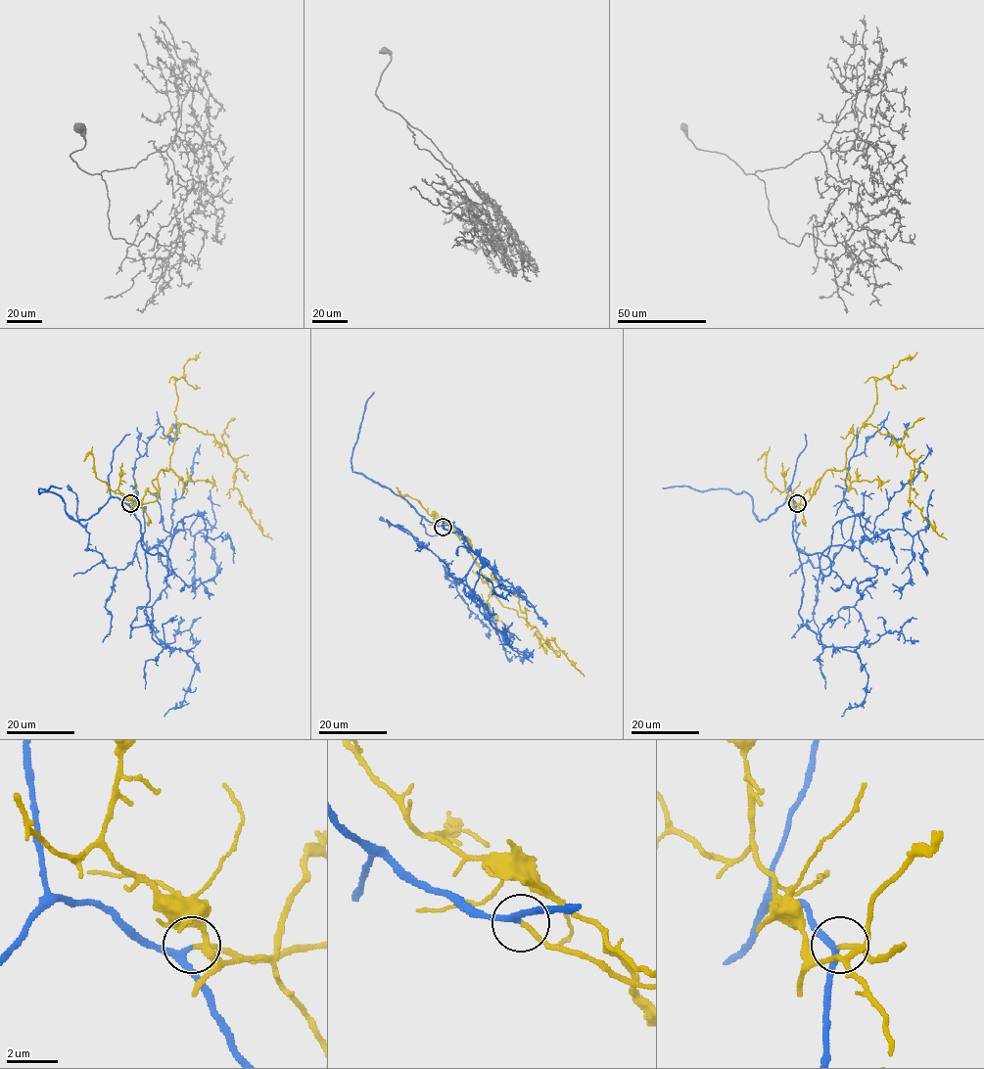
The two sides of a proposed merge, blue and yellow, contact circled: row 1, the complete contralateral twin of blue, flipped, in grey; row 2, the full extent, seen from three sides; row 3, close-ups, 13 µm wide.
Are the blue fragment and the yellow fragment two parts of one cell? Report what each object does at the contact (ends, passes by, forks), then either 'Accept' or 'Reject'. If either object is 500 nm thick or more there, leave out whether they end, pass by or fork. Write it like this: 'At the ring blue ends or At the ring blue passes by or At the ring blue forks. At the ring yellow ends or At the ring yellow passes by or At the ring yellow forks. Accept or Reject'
At the ring blue passes by. At the ring yellow passes by. Accept

